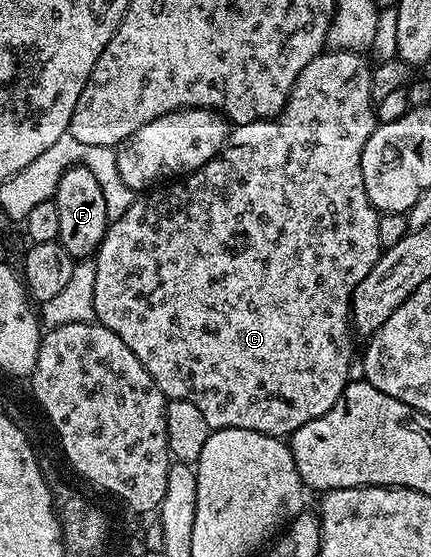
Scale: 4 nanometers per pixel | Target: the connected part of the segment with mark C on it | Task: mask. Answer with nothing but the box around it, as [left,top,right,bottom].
[94,49,382,437]

